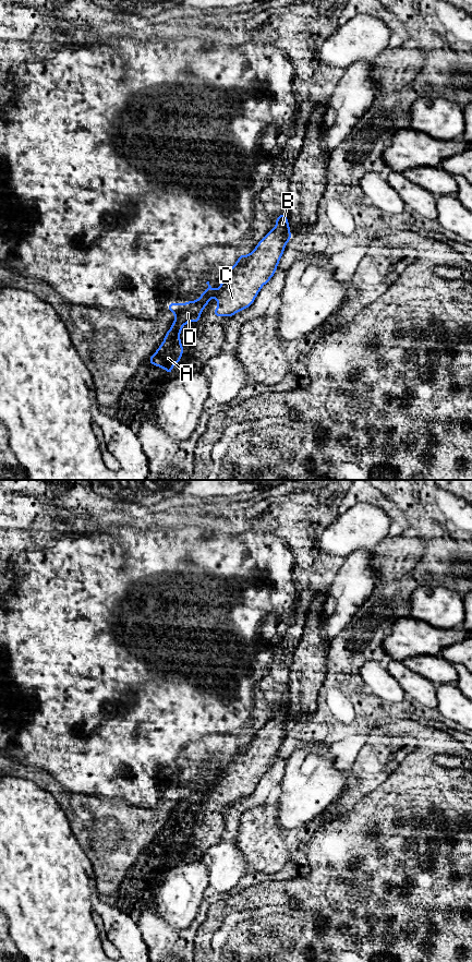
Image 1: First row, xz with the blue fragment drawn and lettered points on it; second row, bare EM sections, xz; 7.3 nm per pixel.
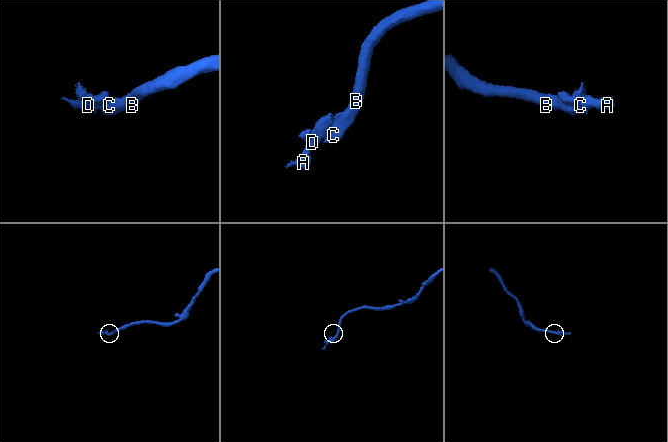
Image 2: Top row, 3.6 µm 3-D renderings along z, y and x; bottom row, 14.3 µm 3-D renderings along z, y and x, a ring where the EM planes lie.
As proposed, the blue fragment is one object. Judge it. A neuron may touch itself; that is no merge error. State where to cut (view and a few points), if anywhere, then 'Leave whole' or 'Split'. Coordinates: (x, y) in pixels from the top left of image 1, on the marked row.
Split along xz (231, 269), (222, 281). Split

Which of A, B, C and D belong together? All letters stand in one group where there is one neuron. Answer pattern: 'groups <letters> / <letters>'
groups A D / B C

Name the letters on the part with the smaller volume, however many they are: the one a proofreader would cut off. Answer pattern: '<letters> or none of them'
A, D

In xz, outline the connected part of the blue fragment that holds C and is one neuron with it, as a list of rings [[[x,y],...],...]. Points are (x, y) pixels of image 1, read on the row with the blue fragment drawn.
[[[286,212],[276,217],[276,227],[270,230],[256,248],[238,260],[238,264],[216,290],[218,308],[214,316],[230,317],[253,304],[262,287],[276,273],[285,245],[292,235]]]

